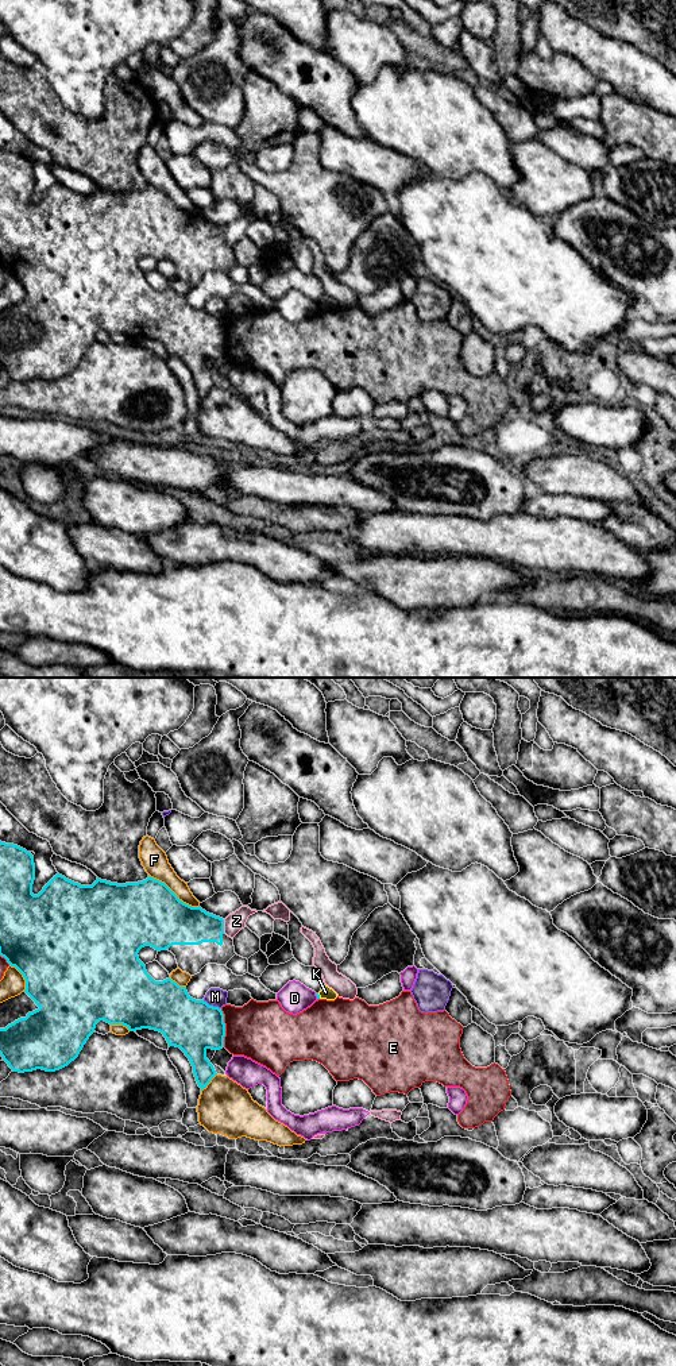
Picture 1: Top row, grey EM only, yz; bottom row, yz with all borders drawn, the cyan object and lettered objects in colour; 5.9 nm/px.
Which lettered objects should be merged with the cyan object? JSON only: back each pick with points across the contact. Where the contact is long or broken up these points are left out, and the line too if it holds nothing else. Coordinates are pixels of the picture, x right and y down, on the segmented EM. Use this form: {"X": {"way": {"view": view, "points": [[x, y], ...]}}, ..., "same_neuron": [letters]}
{"same_neuron": []}

